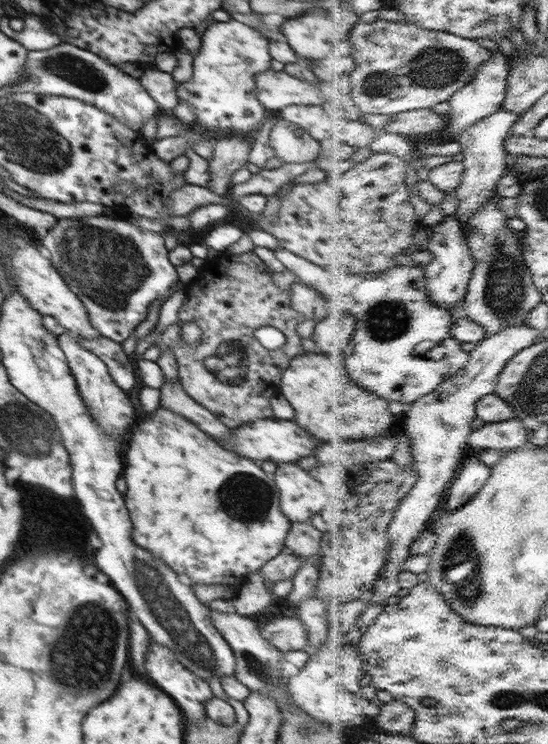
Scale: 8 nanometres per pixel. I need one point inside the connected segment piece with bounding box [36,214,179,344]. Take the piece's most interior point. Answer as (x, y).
(118, 270)

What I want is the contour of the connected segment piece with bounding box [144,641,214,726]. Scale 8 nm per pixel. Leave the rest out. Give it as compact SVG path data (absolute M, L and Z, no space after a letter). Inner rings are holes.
M156 641L150 642L150 647L148 647L146 657L144 657L144 668L146 668L148 676L150 676L168 696L172 696L172 698L176 700L176 704L180 706L182 713L184 713L186 726L190 726L190 723L194 723L194 721L198 721L198 719L204 720L204 717L207 716L204 703L214 697L208 681L204 681L202 677L198 677L198 675L194 675L190 669L186 669L186 667L176 659L174 652L168 650L166 645L161 645L160 643L156 643Z

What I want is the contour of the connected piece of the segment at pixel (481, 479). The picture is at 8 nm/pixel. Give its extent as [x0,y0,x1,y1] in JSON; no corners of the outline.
[447,454,493,512]

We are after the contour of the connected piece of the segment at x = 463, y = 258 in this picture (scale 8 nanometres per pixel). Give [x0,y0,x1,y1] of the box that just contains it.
[426,214,477,310]

